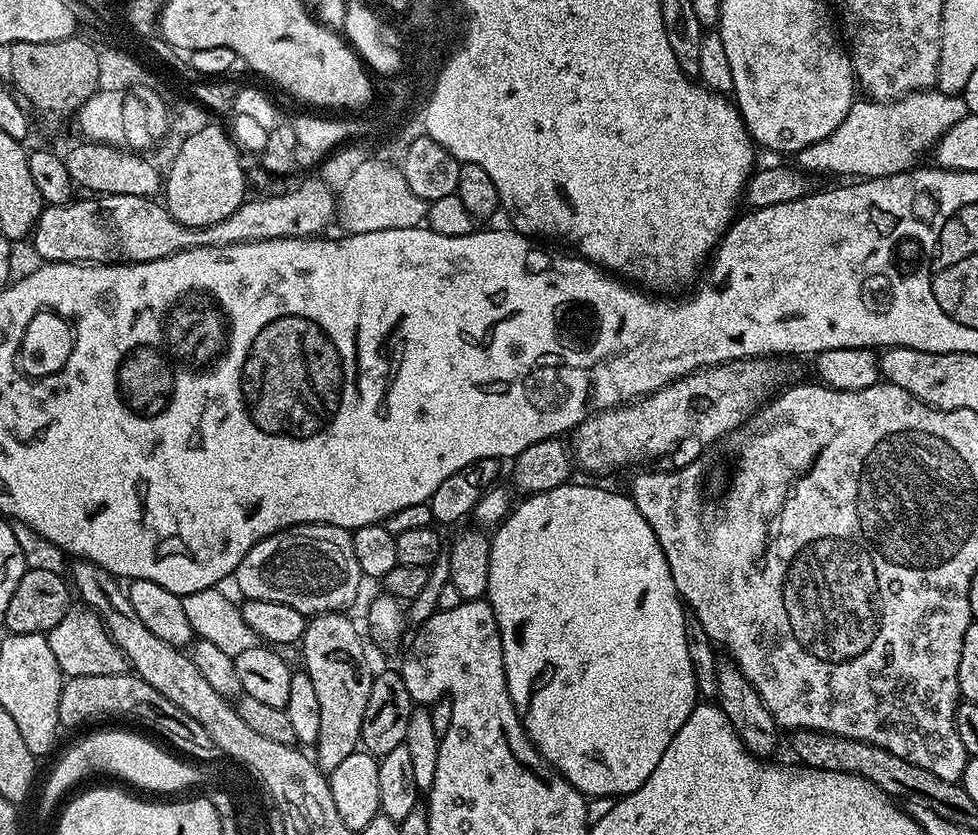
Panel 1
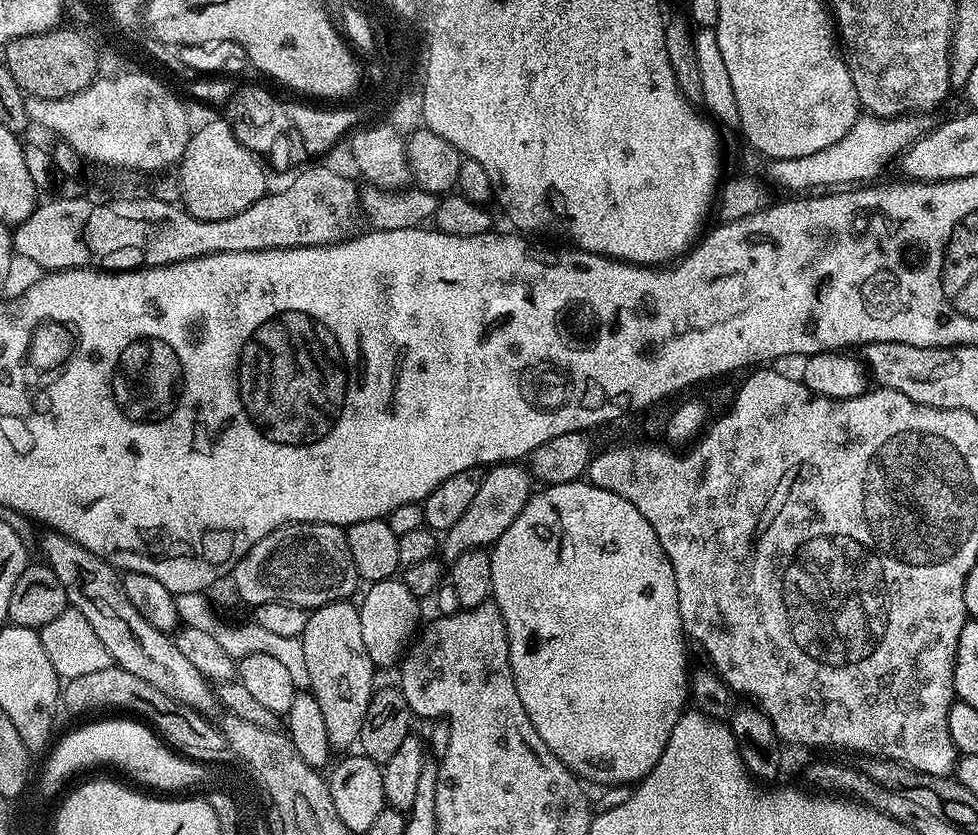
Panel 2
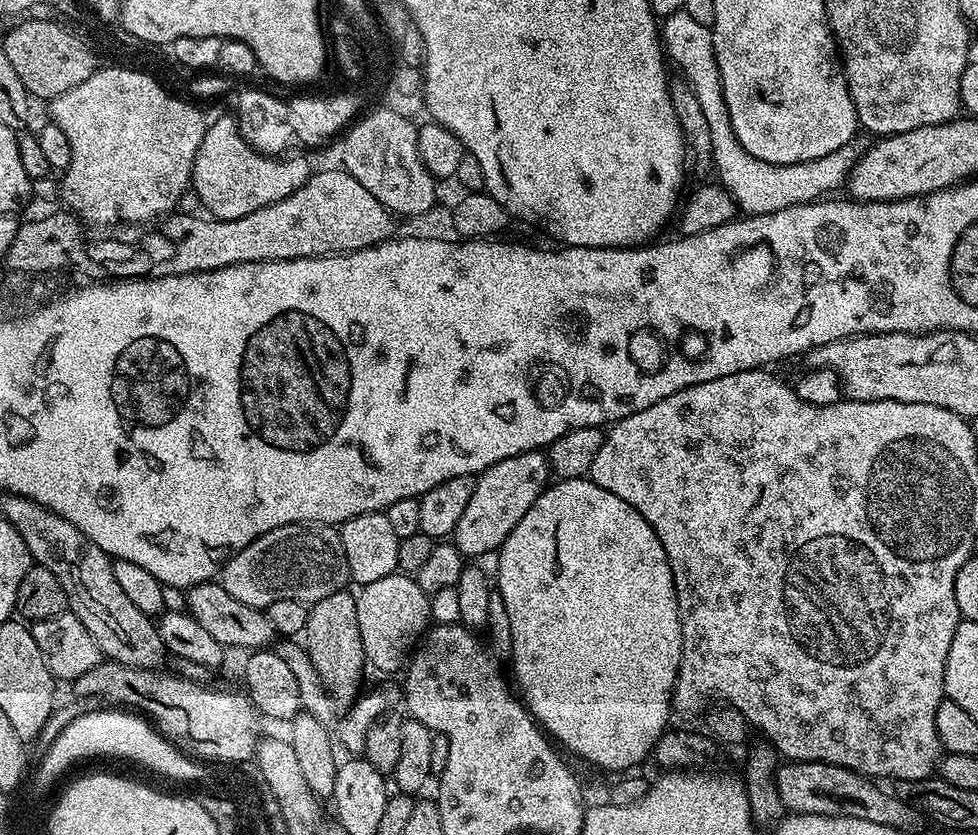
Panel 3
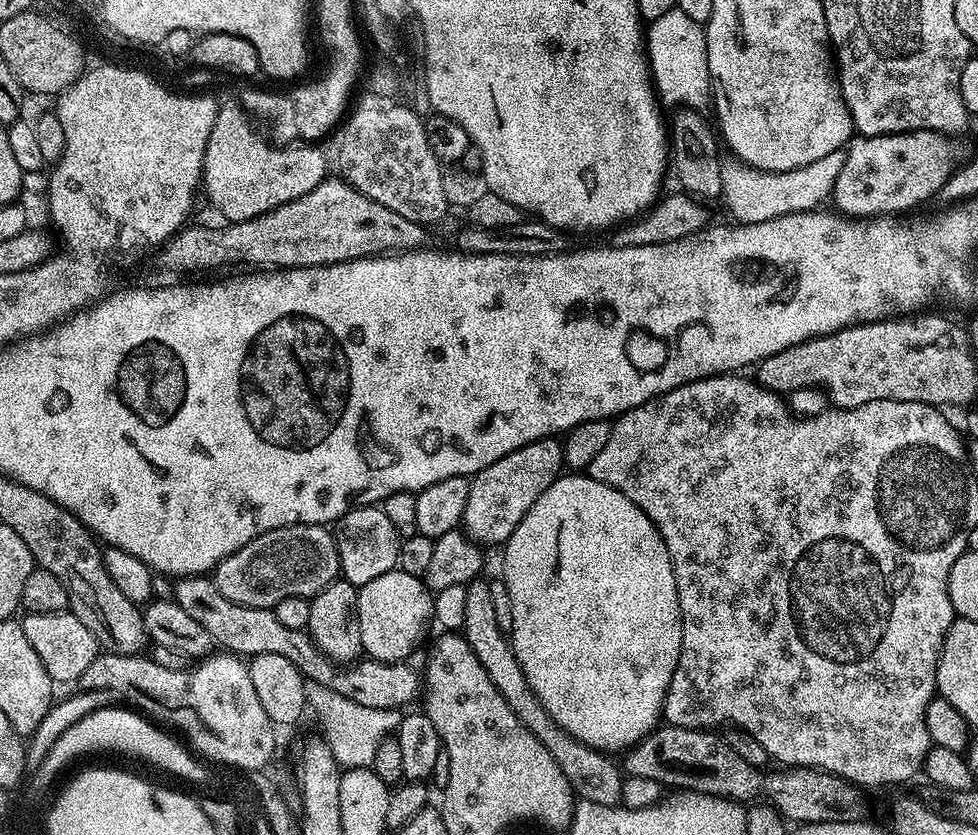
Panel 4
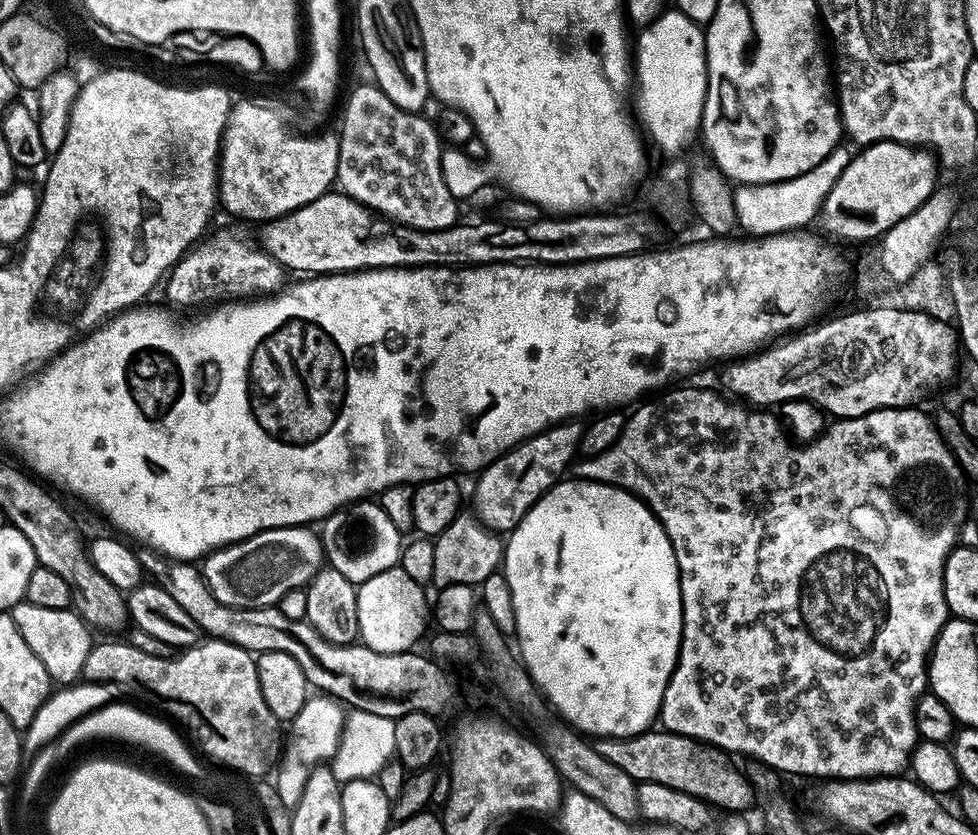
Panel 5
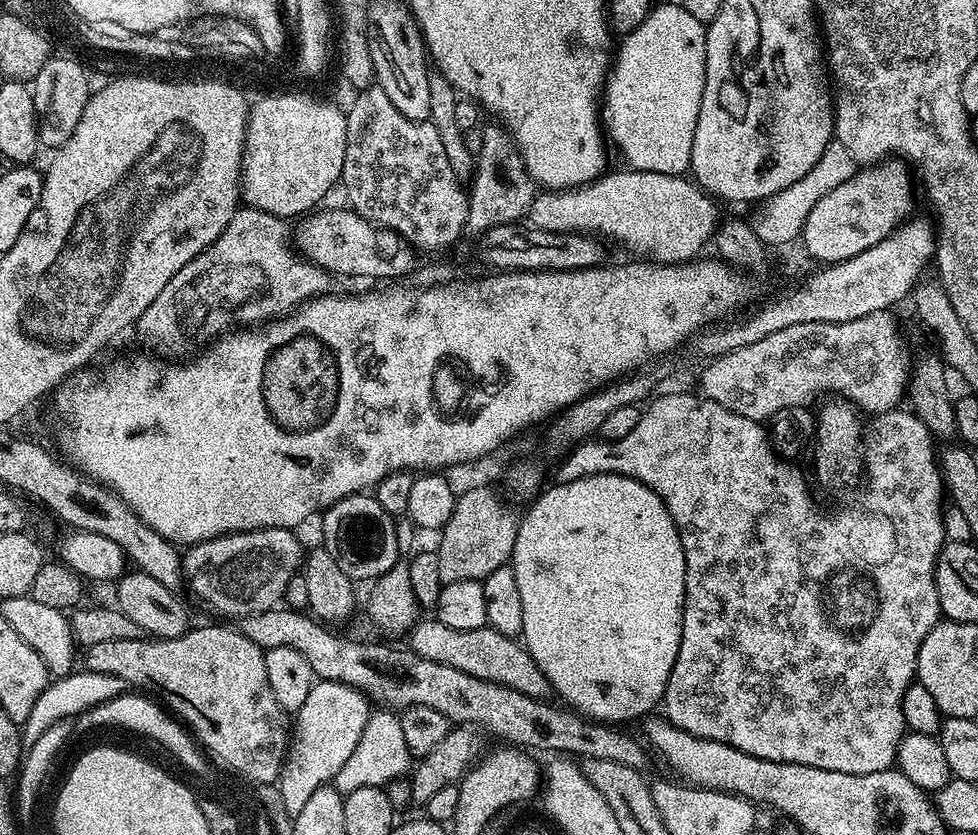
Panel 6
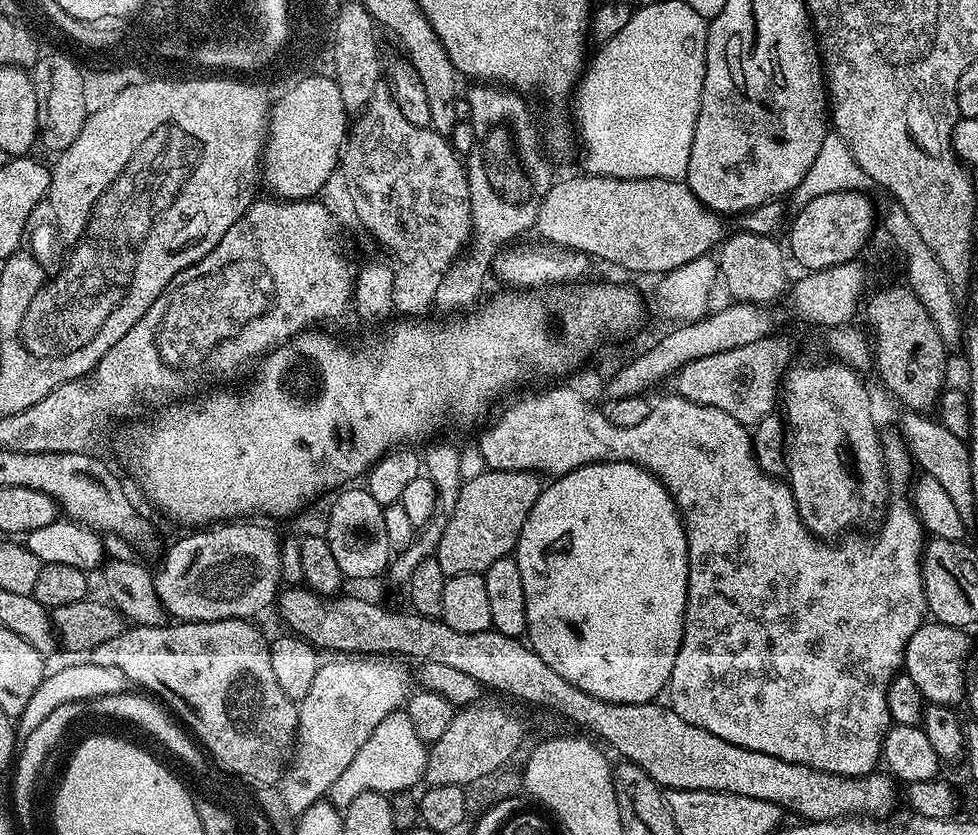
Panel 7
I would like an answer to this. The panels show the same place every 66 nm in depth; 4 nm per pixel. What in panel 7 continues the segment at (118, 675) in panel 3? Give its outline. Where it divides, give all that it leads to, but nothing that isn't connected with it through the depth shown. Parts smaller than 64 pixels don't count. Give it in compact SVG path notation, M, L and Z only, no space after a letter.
M251 619L242 620L194 620L191 622L172 622L159 624L158 626L135 626L125 627L124 631L118 634L116 638L107 639L106 642L99 643L86 653L87 663L94 666L116 666L122 670L129 679L132 686L151 694L157 701L163 702L181 721L192 727L192 732L197 741L206 749L212 760L219 758L224 763L230 764L240 772L247 772L249 776L259 777L260 780L270 780L274 784L284 775L284 769L289 763L290 757L294 751L296 742L296 727L298 726L298 714L300 709L297 701L286 698L282 694L282 686L278 686L277 679L274 678L274 670L270 667L270 640L264 637L258 629L252 625Z

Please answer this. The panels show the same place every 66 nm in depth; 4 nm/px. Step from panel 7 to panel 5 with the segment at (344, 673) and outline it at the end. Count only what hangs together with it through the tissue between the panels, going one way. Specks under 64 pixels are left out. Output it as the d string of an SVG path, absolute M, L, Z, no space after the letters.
M327 694L309 695L307 702L298 710L298 714L290 722L282 751L275 769L274 785L279 803L291 810L302 798L302 790L306 790L306 780L316 768L327 765L335 757L344 733L346 708L341 701Z

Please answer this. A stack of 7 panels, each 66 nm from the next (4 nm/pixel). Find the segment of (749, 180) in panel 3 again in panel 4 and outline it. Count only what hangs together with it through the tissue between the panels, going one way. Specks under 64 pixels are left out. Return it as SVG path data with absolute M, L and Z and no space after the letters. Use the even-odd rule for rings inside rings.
M677 7L647 25L648 66L661 105L696 106L701 103L699 100L709 99L708 51L704 29L705 25L694 22L694 18L682 14L682 10ZM844 152L826 154L810 166L795 168L789 172L763 172L751 169L752 188L736 188L732 192L732 216L737 224L757 224L772 218L782 218L791 212L811 212L819 209L823 200L827 201L832 194L832 184L842 170Z

